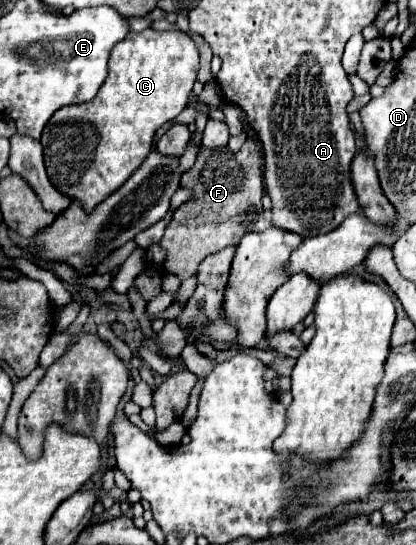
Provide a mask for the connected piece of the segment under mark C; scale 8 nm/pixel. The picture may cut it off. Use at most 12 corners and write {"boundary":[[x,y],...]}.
{"boundary":[[128,33],[108,79],[42,131],[50,183],[86,213],[186,109],[198,49]]}

